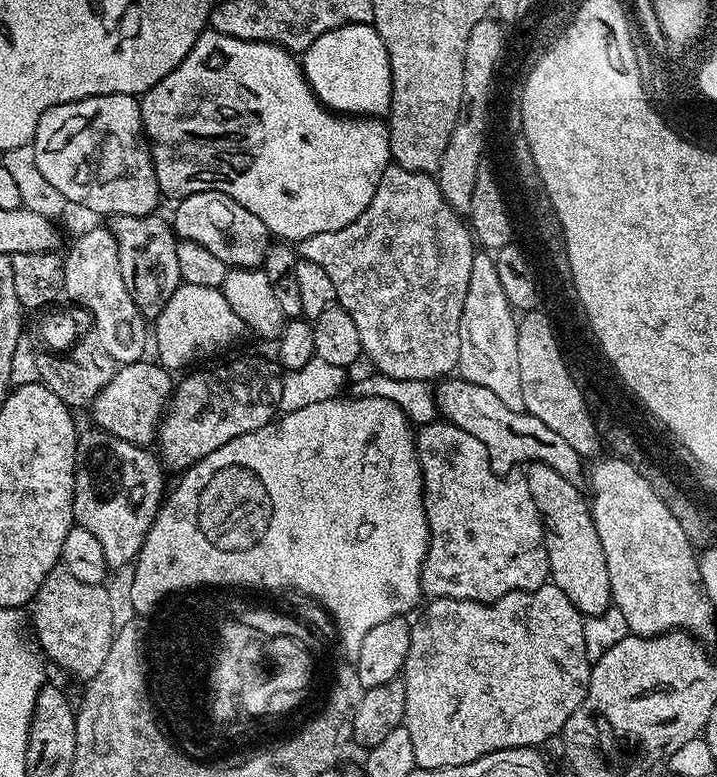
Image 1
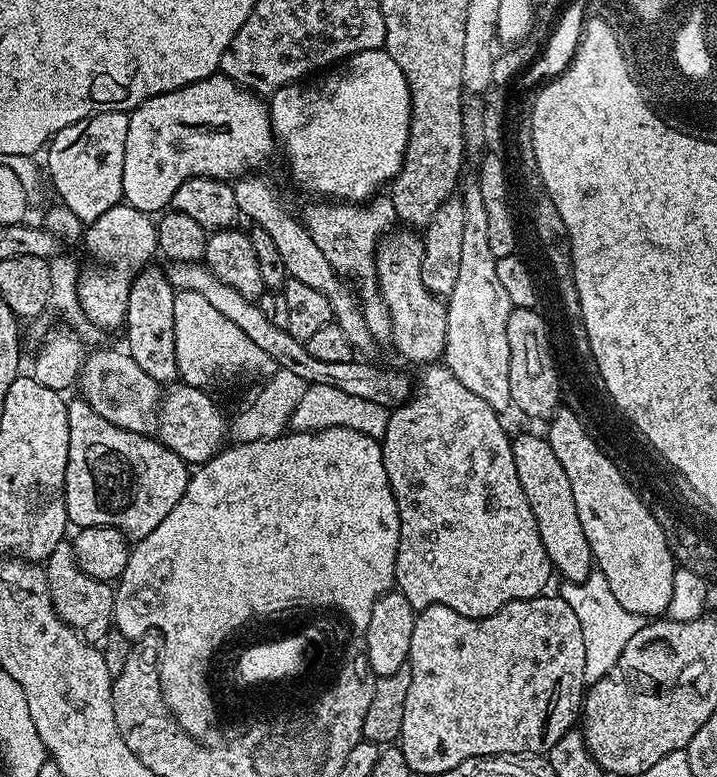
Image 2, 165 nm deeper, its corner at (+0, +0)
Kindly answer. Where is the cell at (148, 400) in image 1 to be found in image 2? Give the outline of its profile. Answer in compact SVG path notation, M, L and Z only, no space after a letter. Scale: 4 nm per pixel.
M176 382L163 393L158 413L158 439L189 466L205 464L226 447L229 417L203 388Z

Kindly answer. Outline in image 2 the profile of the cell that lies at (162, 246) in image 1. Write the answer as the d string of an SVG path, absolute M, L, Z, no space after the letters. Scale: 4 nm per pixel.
M145 266L137 271L130 290L130 298L128 299L128 318L126 321L126 333L128 332L128 345L126 351L129 356L134 358L134 362L138 362L138 367L146 374L150 374L150 378L154 378L157 384L168 386L179 377L180 370L178 358L175 350L175 328L174 328L174 298L177 291L168 281L167 271L163 267L152 268L153 266Z

